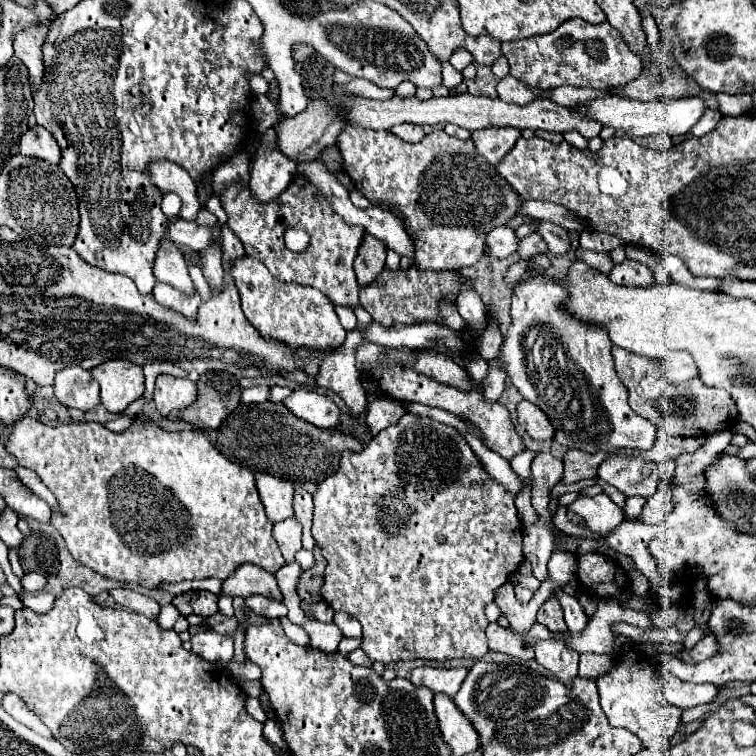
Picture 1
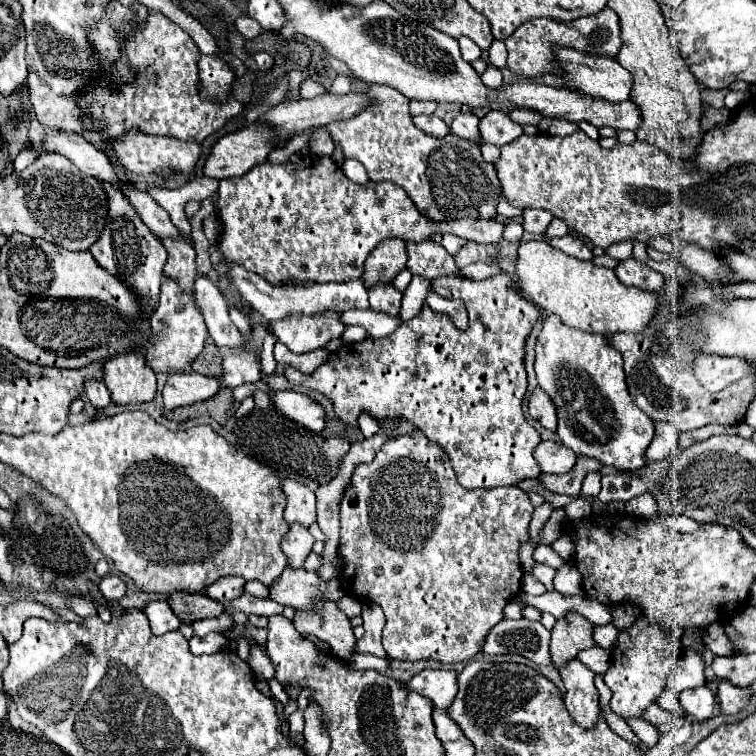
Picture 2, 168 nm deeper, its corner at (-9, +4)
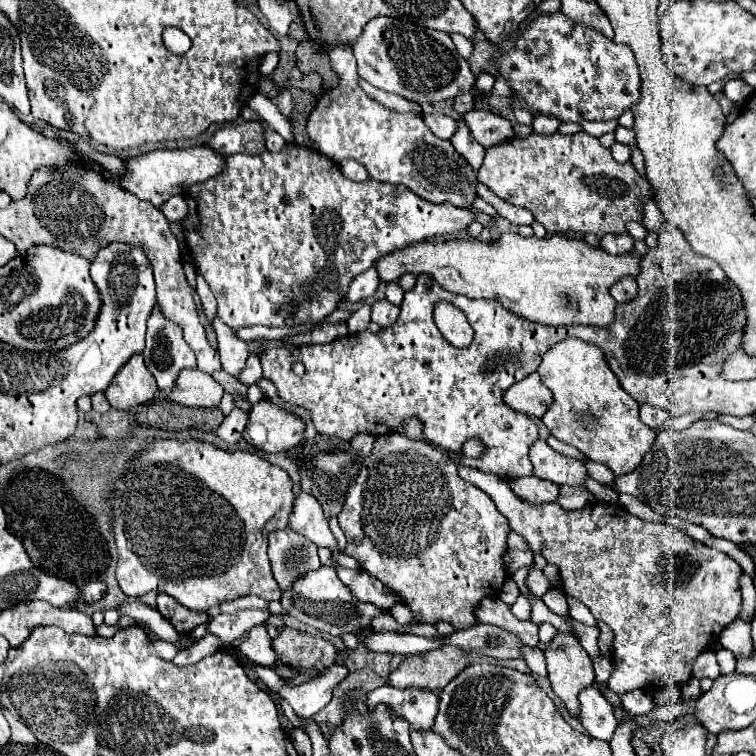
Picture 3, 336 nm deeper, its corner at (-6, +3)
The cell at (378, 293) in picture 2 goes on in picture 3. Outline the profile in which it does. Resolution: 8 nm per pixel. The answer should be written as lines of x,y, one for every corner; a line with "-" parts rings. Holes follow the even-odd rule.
379,298
371,304
371,320
377,322
381,328
391,326
399,316
399,306
391,304
387,298

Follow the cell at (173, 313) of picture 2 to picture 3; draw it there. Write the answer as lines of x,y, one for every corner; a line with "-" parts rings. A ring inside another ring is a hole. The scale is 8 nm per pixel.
155,304
153,312
151,312
149,320
147,320
147,344
145,344
143,356
145,356
145,364
147,364
149,372
155,376
159,388
165,390
165,392
169,392
175,386
177,374
183,368
195,368
197,366
195,354
193,354
191,346
183,338
183,330
175,322
167,320
163,316
163,312
159,312
159,304

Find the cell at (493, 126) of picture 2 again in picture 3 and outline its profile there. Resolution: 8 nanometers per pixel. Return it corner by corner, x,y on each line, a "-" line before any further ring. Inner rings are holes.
471,110
471,112
463,114
463,118
465,118
473,138
485,148
503,144
515,136
511,122
507,118
503,118
501,114
485,112
485,110

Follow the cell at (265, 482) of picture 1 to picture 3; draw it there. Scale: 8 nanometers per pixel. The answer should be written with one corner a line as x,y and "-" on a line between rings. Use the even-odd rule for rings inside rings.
297,492
293,502
293,512
289,516
289,528
307,536
317,546
327,546
329,550
337,550
335,538
329,530
321,504
315,498
311,498
311,494
307,492

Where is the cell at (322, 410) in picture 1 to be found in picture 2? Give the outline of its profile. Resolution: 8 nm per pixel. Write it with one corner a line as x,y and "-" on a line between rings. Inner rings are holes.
296,391
274,393
272,405
282,417
306,427
312,433
320,433
324,429
324,409
302,393

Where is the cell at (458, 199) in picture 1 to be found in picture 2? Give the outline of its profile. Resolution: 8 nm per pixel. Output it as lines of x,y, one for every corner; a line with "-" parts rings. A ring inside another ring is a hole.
368,83
364,95
370,99
370,107
366,107
364,111
356,113
350,119
328,123
324,127
330,133
334,145
342,147
346,159
360,161
372,181
392,181
400,185
410,195
414,205
434,221
450,221
450,219
464,219
464,217
492,219
496,215
496,203
502,199
498,177
494,175
494,165
482,159
478,145
460,139
456,135
446,135
438,139
420,131
412,123
412,117
408,113
408,99
392,87

